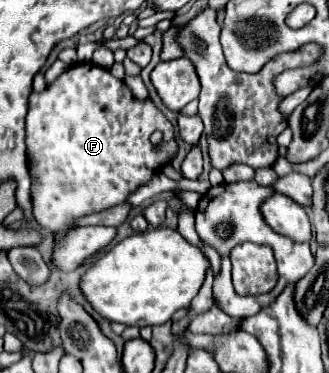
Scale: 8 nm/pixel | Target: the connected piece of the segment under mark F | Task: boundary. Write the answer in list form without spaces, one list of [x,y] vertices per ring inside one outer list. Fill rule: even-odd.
[[[92,63],[74,65],[62,73],[56,83],[46,87],[42,93],[30,95],[30,109],[26,115],[26,145],[32,157],[32,205],[34,219],[42,229],[62,231],[74,219],[90,213],[98,213],[112,205],[120,205],[126,197],[150,181],[158,169],[172,161],[178,147],[170,121],[154,107],[152,101],[138,101],[124,81],[116,79],[108,69]],[[160,129],[164,141],[160,147],[150,143],[150,135]]]

